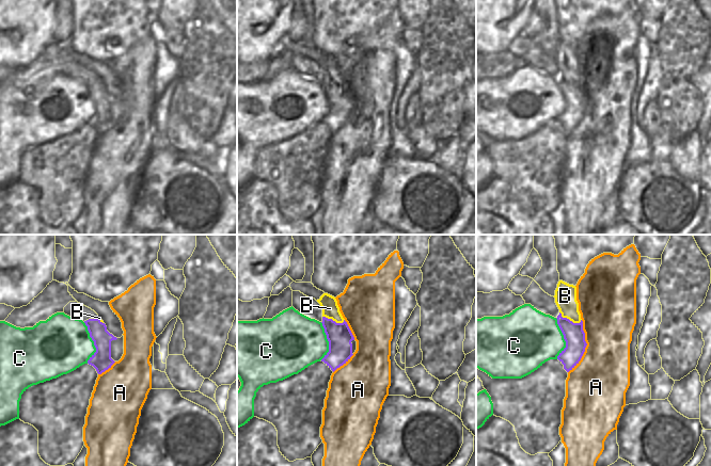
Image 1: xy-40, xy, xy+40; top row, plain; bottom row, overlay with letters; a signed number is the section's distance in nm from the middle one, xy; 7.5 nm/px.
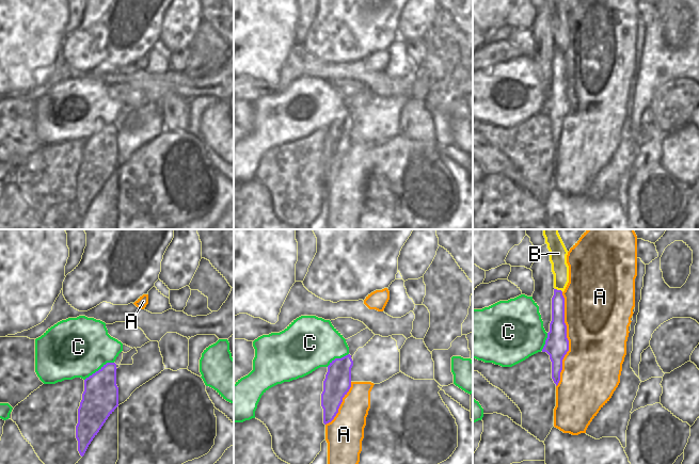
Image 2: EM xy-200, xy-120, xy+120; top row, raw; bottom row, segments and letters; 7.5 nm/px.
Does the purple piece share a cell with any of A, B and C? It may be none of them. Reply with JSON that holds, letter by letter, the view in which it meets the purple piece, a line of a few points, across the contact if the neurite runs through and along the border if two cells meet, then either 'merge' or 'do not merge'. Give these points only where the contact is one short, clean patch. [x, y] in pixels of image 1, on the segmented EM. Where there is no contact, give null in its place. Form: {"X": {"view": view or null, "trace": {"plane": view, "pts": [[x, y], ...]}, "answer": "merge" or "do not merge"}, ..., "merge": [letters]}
{"A": {"view": "xy+40", "answer": "do not merge"}, "B": {"view": "xy+40", "answer": "merge"}, "C": {"view": "xy-40", "answer": "do not merge"}, "merge": ["B"]}

